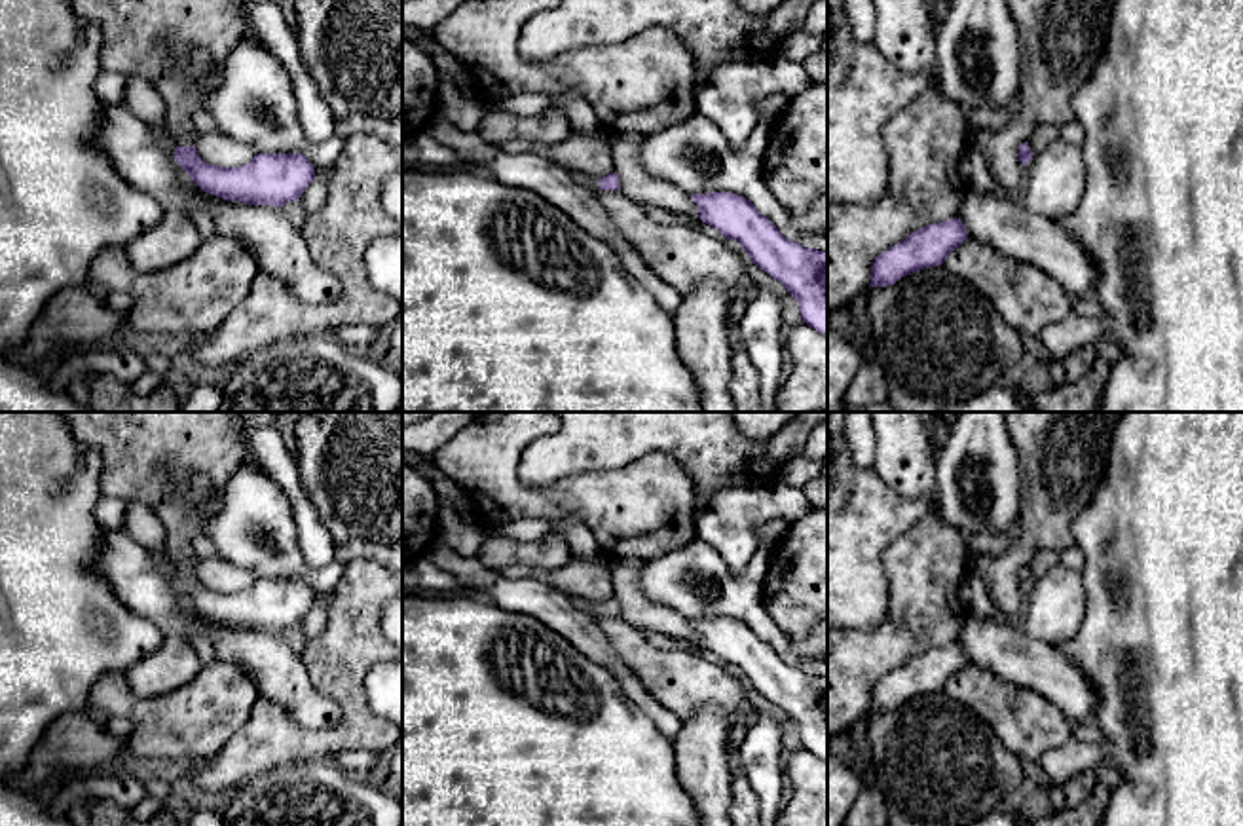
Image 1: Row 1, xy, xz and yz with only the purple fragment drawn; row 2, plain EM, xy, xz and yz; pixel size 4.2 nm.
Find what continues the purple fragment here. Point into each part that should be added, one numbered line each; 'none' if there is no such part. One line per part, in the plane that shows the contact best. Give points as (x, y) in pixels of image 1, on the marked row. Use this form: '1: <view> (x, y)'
1: xz (587, 181)

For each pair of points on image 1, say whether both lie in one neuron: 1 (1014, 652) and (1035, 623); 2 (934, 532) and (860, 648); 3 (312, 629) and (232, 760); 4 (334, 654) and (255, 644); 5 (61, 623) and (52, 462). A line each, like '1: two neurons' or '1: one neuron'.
1: two neurons
2: one neuron
3: two neurons
4: two neurons
5: one neuron

